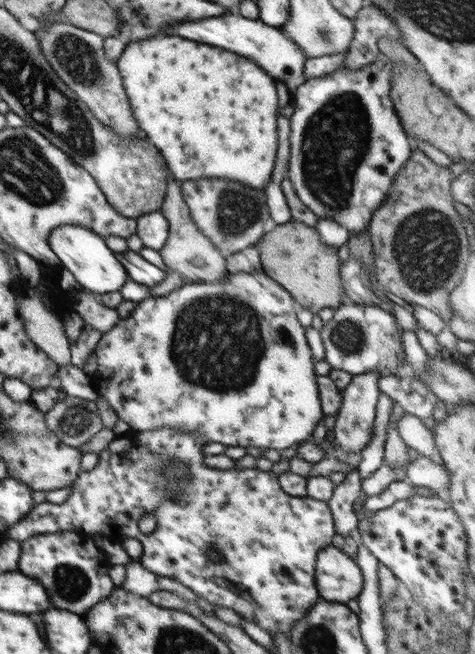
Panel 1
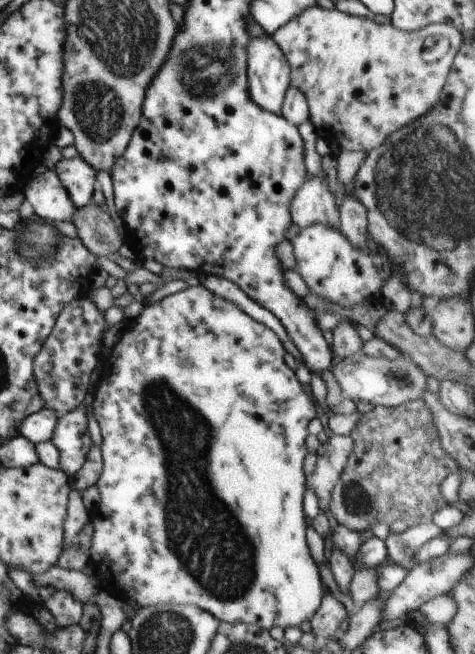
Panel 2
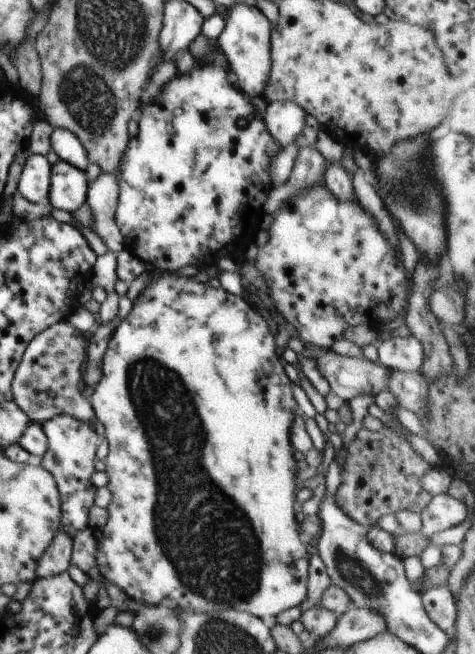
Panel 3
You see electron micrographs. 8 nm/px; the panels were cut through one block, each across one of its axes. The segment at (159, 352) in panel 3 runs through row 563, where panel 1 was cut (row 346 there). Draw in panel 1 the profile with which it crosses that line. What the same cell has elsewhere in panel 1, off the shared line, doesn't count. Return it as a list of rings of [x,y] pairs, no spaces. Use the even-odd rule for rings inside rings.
[[[256,268],[254,272],[231,271],[229,277],[224,277],[222,281],[186,283],[176,286],[176,289],[168,294],[150,296],[135,303],[132,315],[121,319],[112,330],[101,336],[95,349],[98,370],[92,375],[95,389],[99,398],[108,402],[110,408],[118,414],[118,418],[129,424],[131,431],[146,432],[146,430],[154,431],[156,428],[178,428],[202,436],[208,443],[220,443],[226,447],[252,446],[278,451],[290,448],[294,444],[302,444],[312,438],[318,421],[327,417],[322,410],[314,360],[307,344],[305,330],[297,318],[298,308],[298,303],[292,298],[292,294],[284,286],[272,280],[262,268]]]

